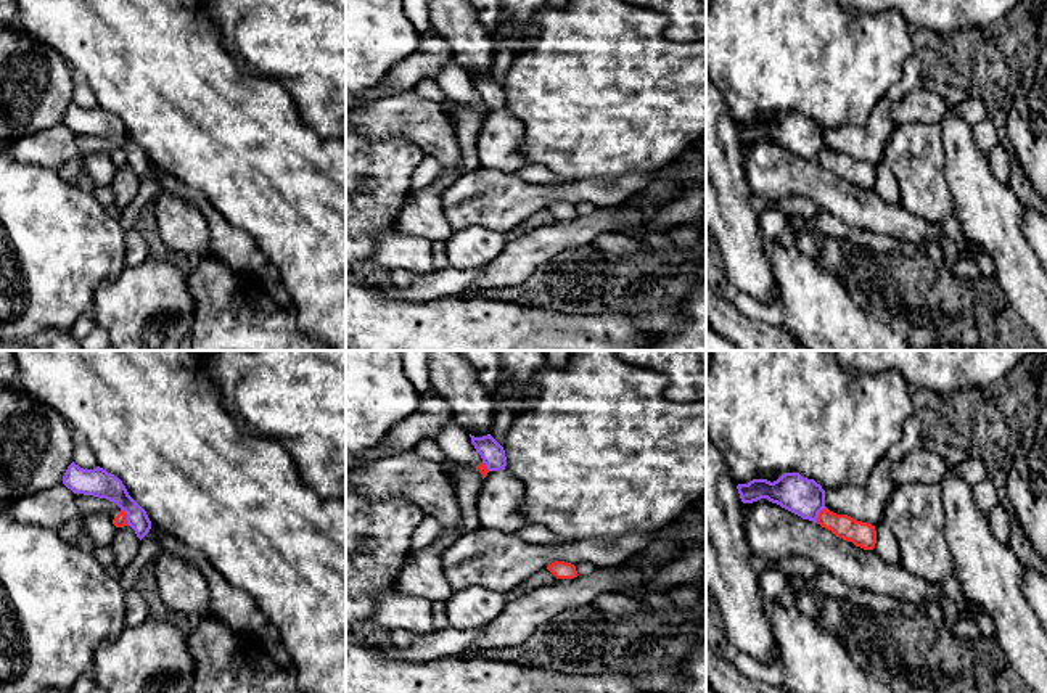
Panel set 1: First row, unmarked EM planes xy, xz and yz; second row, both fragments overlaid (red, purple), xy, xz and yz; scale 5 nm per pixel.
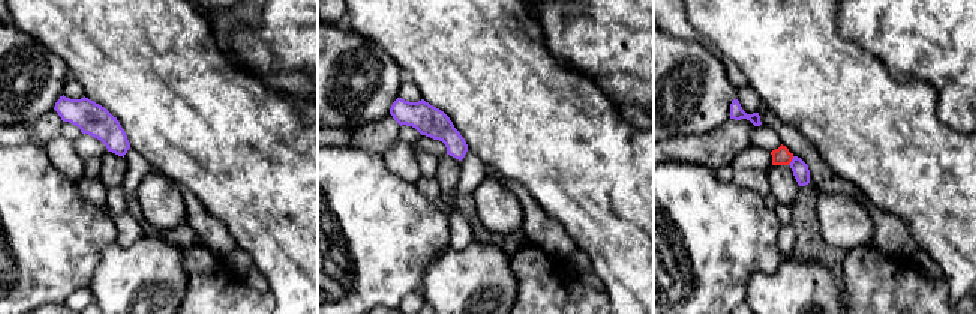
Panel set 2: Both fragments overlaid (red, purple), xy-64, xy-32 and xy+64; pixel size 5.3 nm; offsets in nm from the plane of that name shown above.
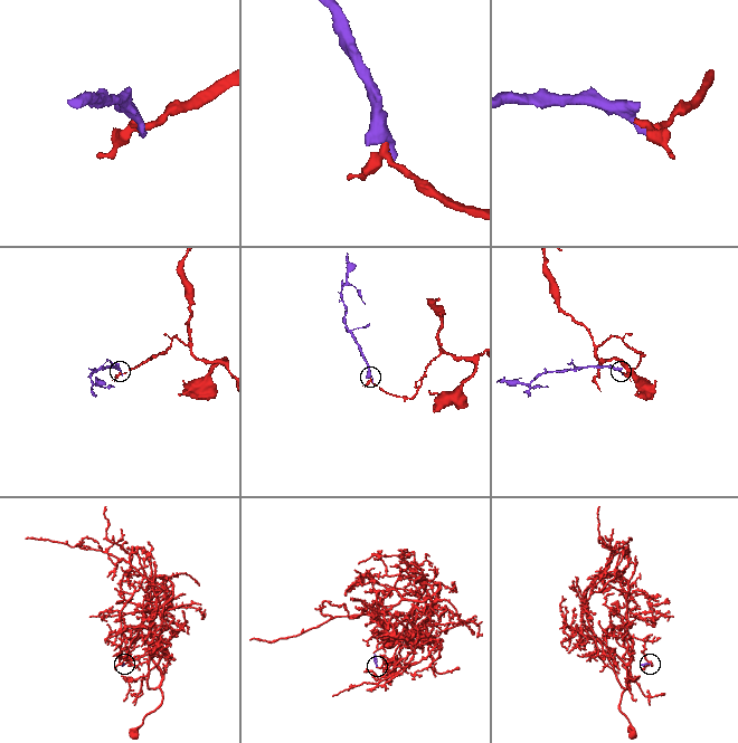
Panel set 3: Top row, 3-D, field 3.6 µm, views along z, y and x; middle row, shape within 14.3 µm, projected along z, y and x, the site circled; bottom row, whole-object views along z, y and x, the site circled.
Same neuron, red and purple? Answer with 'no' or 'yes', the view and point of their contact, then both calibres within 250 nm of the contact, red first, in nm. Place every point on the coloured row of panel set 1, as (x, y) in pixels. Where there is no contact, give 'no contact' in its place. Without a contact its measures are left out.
no | xy (126, 516) | 60/140 nm

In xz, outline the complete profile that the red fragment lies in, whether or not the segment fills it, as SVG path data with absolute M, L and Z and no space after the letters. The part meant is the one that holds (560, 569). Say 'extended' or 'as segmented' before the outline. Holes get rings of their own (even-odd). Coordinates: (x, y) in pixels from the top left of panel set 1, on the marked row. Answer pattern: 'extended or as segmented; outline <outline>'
as segmented; outline M555 561L547 566L547 569L556 577L556 579L574 579L577 577L576 566L565 561Z

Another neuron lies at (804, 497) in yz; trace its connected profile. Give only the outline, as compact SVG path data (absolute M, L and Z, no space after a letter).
M785 473L777 481L753 479L737 486L743 503L767 498L782 508L817 523L819 513L825 510L825 490L814 479L799 473Z

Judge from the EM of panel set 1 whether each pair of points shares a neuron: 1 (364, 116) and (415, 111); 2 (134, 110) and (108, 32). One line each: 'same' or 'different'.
1: same
2: same

